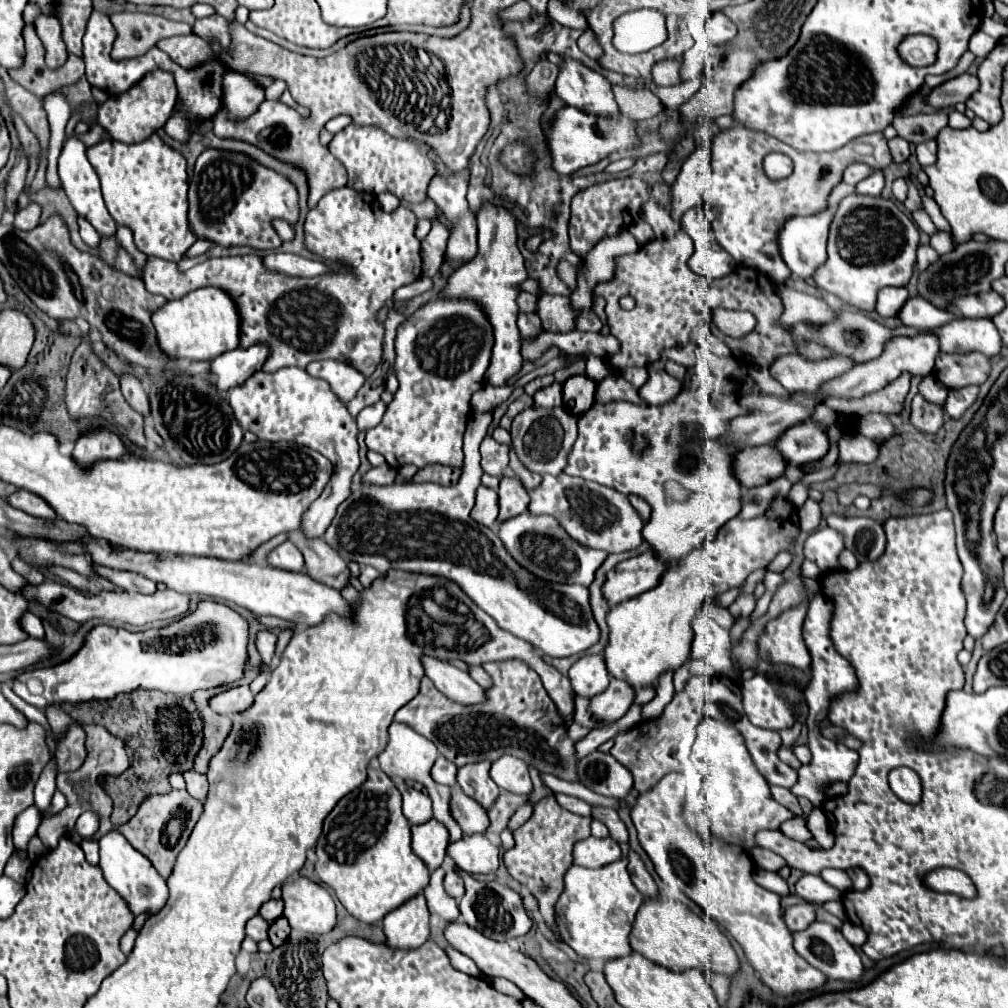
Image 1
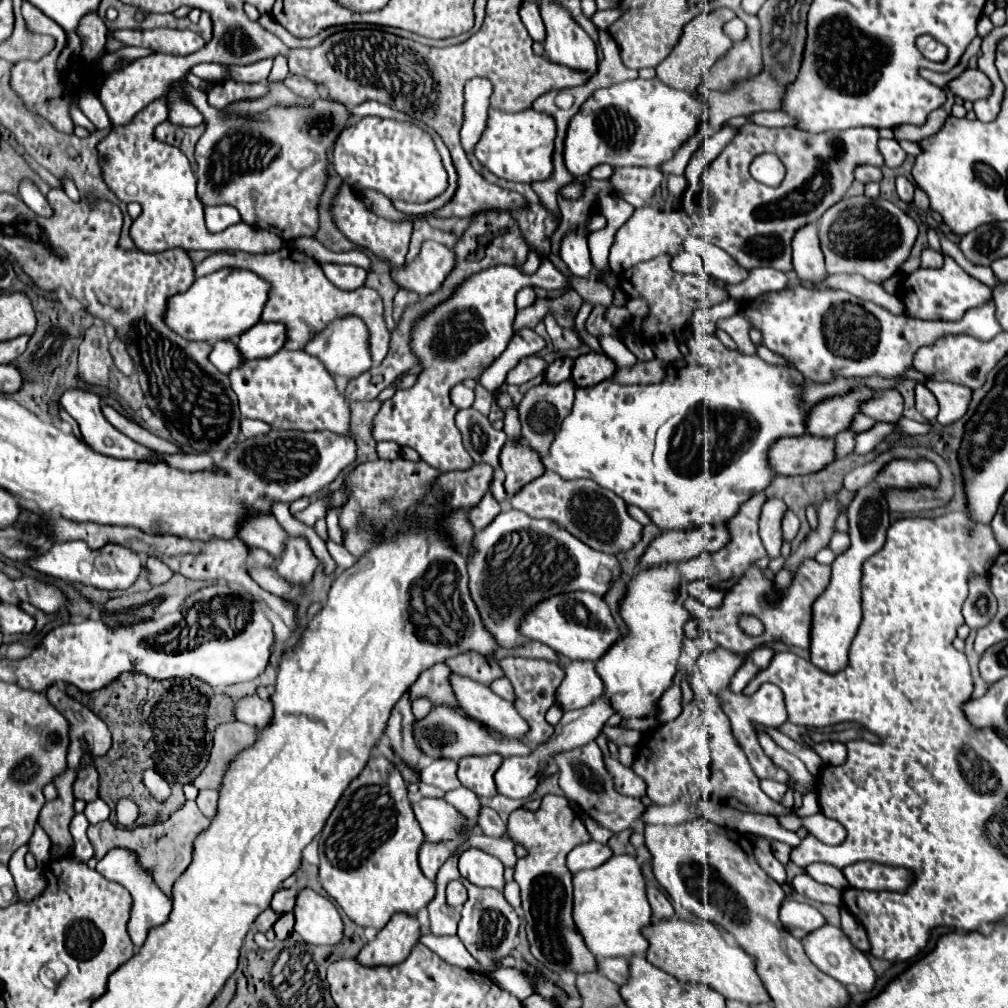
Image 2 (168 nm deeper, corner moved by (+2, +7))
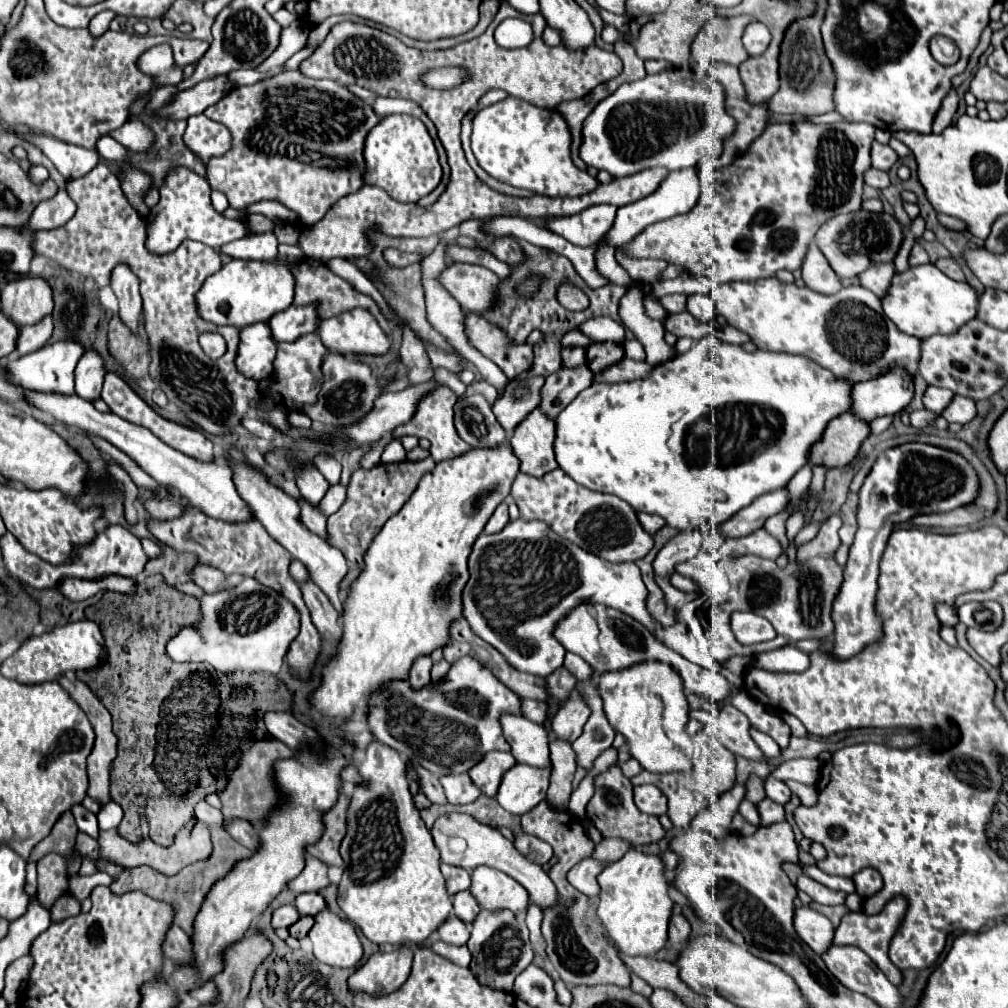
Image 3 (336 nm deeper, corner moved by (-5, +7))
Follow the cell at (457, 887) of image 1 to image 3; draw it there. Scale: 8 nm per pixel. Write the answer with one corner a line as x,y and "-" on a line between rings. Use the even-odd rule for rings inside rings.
461,891
459,895
453,897
453,911
463,923
471,923
475,915
481,911
481,907
475,901
475,897
469,895
469,891

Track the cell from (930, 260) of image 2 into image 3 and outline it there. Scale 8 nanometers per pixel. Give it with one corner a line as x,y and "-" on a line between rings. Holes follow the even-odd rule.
939,259
935,265
937,265
947,277
951,277
951,279
955,279
955,281
965,281
965,275
963,275
963,271
961,271
961,267
957,265
955,259

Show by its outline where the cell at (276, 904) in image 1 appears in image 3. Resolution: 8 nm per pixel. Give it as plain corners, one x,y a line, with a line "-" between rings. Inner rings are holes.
303,893
303,895
297,895
295,907
299,909
301,915
311,915
313,917
319,911
327,909
327,901
321,893

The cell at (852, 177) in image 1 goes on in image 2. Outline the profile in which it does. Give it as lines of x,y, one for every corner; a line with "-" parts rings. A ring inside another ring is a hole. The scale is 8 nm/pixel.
860,165
860,167
856,167
854,177
856,177
860,183
870,183
870,181
880,181
880,179
882,179
882,173
880,173
878,167

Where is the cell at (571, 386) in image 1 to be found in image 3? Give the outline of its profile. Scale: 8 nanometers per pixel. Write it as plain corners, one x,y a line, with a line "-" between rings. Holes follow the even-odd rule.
593,343
587,347
587,365
593,373
601,373
603,369
611,367
613,363
623,359
623,345
621,343

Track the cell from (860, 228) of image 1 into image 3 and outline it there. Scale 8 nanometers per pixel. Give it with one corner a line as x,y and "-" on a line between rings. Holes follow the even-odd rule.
847,213
829,219
815,235
815,243
839,277
857,277
875,263
893,261
901,247
903,227
887,213

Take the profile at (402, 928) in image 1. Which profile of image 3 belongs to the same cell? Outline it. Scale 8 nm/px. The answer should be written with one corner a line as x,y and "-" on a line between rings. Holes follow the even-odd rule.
401,947
391,953
377,953
349,977
349,993
389,995
397,991
411,973
413,953

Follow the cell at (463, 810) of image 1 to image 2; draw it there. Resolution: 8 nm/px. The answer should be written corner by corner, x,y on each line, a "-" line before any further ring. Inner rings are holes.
480,807
476,827
480,827
480,831
484,835
490,835
490,837
500,837
500,835
506,833
506,825
498,817
498,813
494,809
490,809
490,807

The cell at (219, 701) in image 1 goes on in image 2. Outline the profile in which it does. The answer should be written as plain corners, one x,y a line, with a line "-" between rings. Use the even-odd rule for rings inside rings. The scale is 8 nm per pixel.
244,695
234,699
236,707
234,707
234,717
242,723
248,723
256,729
262,729
268,725
270,717
272,717
272,703
260,699
258,695

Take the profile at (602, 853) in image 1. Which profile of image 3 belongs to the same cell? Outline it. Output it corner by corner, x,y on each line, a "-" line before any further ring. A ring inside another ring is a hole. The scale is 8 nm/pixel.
587,857
587,859
583,859
581,863
577,863
577,865
569,871
567,879
569,879
569,883
571,883
577,891
581,891
581,893
587,895
591,901
595,901
595,899
599,899
597,875
599,875
601,871
603,871
603,865
601,865
599,861
595,861
593,857

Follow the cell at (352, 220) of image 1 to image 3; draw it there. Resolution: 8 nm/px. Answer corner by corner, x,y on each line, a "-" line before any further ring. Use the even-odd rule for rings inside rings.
311,259
303,261
303,263
297,267
297,271
295,271
295,281
297,281
297,287
295,287
295,303
297,303
297,305
305,305
305,303
319,301
319,303
321,303
321,307
319,307
319,317
321,317
321,319
339,315
339,313
349,311
349,309
353,309
353,307
365,307
365,309
369,309
369,311
379,319
383,331
385,331
385,333
391,333
391,327
389,327
389,323
385,321
385,317
381,315
377,303
375,303
371,297
365,297
363,293
355,291
345,279
333,275
323,263
317,263
317,261
311,261

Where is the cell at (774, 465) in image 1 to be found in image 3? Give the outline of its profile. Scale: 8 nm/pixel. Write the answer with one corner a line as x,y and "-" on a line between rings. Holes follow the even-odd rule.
847,411
835,417
819,443
813,445
809,455
809,465
823,463
827,467
847,465
859,451
861,443
871,435
869,423
859,419
855,413

